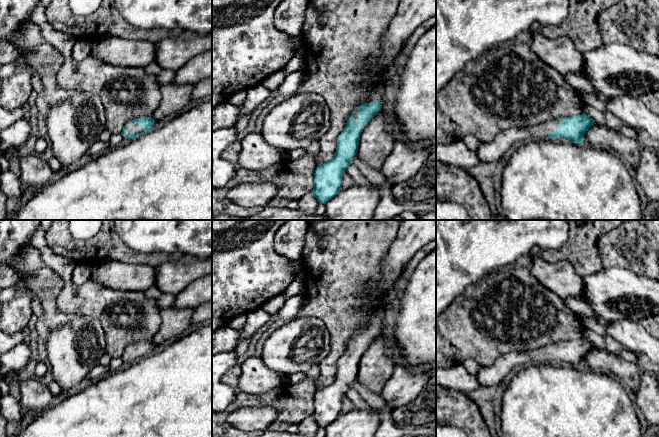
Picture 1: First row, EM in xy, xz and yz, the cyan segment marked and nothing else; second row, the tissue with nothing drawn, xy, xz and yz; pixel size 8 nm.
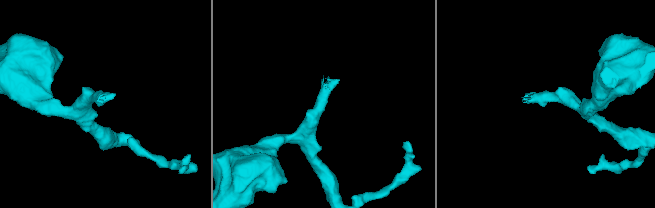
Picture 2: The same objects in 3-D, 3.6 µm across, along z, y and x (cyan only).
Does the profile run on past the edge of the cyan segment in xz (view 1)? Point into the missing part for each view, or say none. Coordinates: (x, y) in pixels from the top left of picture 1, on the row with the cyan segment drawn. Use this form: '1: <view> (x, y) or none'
1: xz (376, 94)

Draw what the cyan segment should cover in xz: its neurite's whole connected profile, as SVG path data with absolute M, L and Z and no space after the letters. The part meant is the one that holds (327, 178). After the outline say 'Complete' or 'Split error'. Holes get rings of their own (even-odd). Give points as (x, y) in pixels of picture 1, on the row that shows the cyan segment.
M378 81L365 94L365 104L356 107L347 120L346 127L337 138L335 156L316 167L312 193L319 204L326 204L341 189L343 173L356 155L360 135L372 118L381 111L385 85Z. Split error

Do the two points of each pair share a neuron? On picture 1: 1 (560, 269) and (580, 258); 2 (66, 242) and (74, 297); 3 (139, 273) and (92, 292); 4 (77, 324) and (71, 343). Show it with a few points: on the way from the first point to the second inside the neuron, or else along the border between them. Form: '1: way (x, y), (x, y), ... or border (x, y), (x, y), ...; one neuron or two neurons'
1: border (547, 261), (566, 260), (581, 277); two neurons
2: border (49, 247), (57, 254), (68, 258), (73, 264); two neurons
3: border (90, 278), (107, 287), (129, 291); two neurons
4: way (77, 329), (76, 338); one neuron

